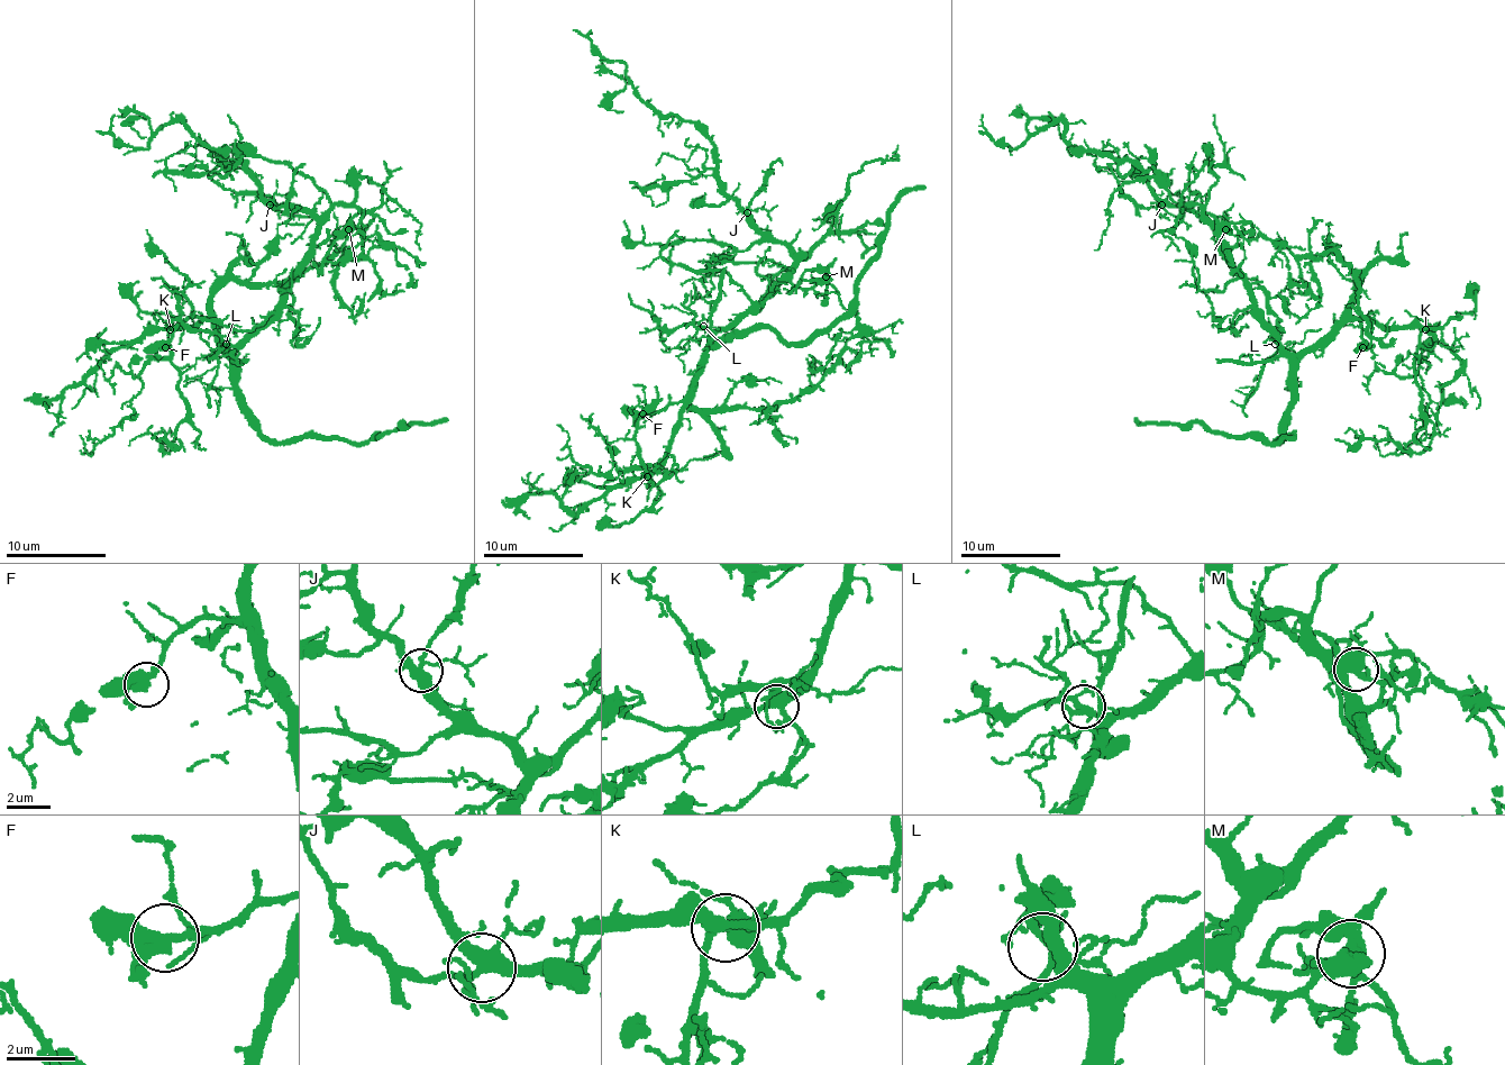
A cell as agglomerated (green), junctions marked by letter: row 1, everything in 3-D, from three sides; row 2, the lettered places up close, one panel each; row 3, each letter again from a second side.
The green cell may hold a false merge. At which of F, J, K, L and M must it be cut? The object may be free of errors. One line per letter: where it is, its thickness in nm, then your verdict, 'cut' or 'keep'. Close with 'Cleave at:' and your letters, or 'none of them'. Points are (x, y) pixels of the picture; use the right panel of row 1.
F: at (1362, 347); 400 nm thick; keep
J: at (1161, 205); 380 nm thick; keep
K: at (1425, 329); 360 nm thick; keep
L: at (1275, 344); 240 nm thick; keep
M: at (1225, 229); 400 nm thick; cut
Cleave at: M

